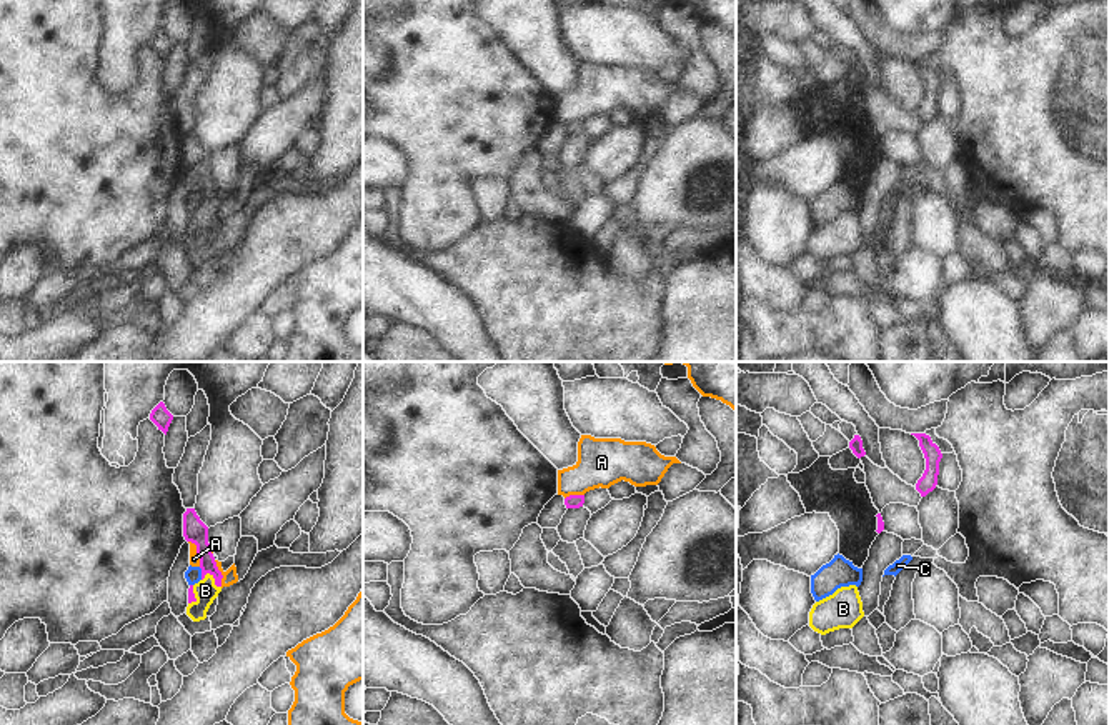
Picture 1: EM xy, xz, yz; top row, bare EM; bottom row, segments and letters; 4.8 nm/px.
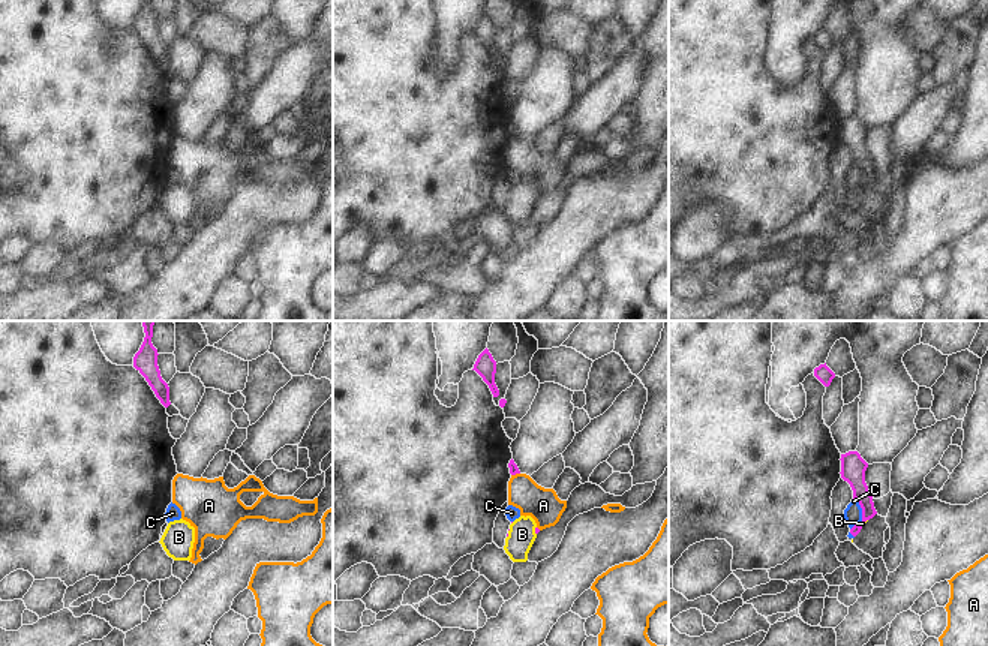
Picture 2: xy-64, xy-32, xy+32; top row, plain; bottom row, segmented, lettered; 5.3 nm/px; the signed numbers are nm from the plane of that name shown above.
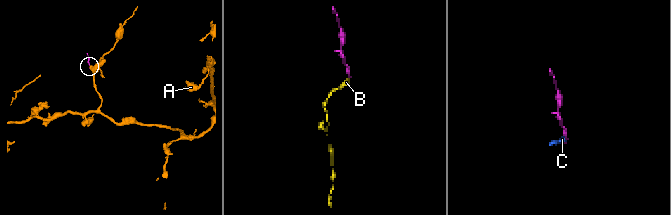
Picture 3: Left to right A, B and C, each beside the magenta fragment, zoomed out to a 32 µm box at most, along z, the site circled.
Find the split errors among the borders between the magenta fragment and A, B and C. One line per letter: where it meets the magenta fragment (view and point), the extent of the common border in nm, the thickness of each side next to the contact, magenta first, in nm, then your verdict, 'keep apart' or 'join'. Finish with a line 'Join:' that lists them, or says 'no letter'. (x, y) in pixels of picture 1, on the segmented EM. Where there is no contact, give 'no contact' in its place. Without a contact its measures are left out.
A: xy (197, 552) | 140 nm | 110/50 nm | keep apart
B: xy (213, 577) | 110 nm | 110/110 nm | join
C: xy (202, 574) | 70 nm | 110/80 nm | keep apart
Join: B

